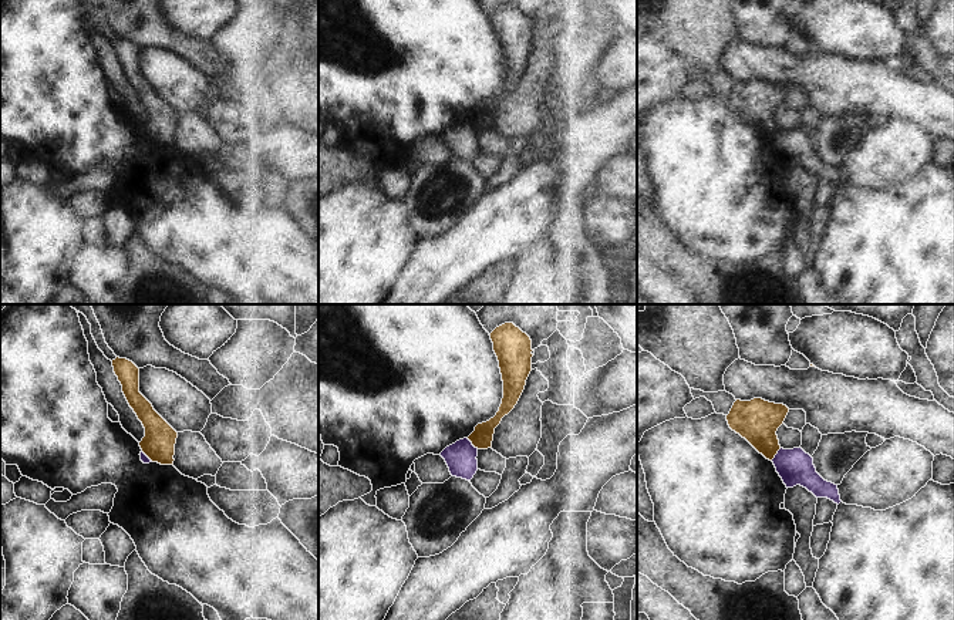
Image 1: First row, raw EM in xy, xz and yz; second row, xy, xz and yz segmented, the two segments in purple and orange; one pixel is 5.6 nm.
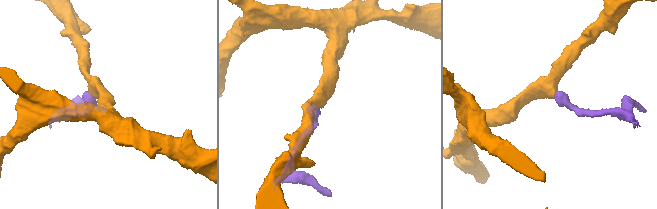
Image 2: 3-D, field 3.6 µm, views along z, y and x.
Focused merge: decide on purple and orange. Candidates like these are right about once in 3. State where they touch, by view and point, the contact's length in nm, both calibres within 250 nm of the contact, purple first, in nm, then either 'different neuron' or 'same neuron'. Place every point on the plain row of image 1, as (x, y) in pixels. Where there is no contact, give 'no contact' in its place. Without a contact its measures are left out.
meets purple in xz at (471, 125); contact 90 nm long; 180 nm thick on the purple side, 120 nm on the other; different neuron

